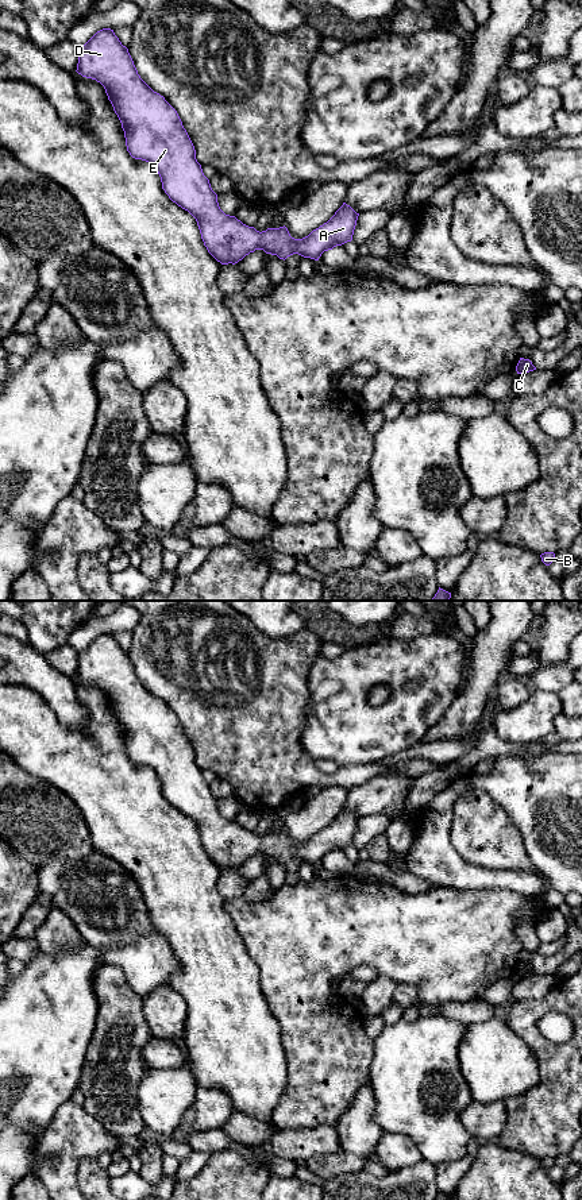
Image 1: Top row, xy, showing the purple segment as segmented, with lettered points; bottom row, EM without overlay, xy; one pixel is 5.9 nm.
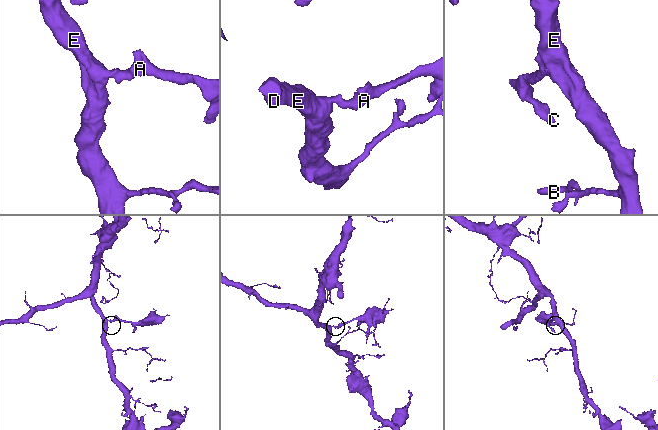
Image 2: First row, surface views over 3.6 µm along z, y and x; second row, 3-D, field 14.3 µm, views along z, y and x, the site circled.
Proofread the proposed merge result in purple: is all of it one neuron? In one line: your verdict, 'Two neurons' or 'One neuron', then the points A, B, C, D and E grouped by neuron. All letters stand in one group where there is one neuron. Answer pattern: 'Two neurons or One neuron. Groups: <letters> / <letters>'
One neuron. Groups: A B C D E

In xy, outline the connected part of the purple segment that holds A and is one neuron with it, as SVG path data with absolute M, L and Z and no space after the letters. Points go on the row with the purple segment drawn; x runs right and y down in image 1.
M103 28L78 47L76 72L104 86L122 123L127 151L132 158L146 161L157 169L165 193L196 219L204 246L221 265L235 265L255 250L263 250L284 261L293 254L319 261L324 251L352 240L359 213L346 202L327 223L302 239L292 238L285 225L259 232L235 216L226 215L219 207L217 194L212 190L209 180L196 159L194 146L177 111L140 78L128 49L122 45L113 30Z

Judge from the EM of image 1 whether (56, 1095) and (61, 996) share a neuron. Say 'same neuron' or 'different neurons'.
same neuron

